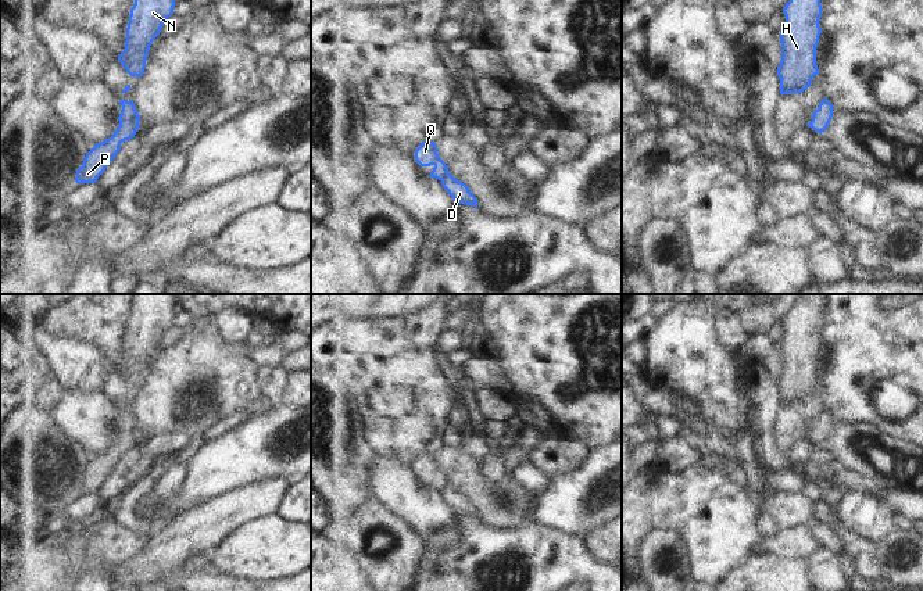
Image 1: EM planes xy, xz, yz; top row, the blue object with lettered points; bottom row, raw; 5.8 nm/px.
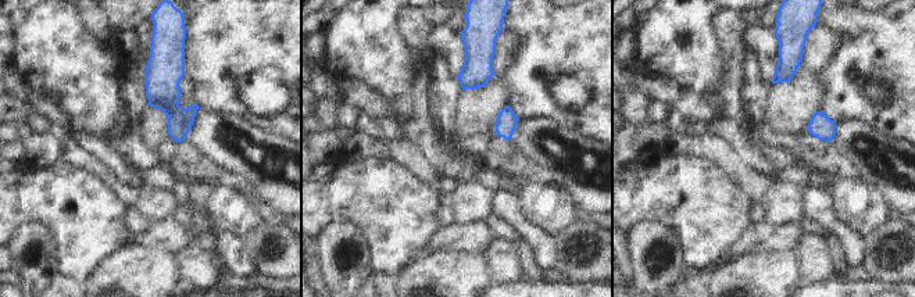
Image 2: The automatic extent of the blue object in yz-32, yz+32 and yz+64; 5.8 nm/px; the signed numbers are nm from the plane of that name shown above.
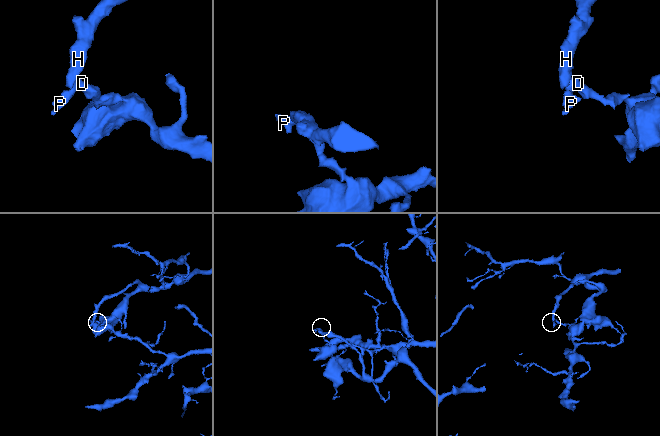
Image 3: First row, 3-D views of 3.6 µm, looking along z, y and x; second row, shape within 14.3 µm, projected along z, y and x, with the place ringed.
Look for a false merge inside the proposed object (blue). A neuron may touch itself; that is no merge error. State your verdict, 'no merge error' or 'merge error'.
merge error

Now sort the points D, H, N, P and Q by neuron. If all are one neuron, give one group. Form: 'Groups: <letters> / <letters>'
Groups: D / H N P Q

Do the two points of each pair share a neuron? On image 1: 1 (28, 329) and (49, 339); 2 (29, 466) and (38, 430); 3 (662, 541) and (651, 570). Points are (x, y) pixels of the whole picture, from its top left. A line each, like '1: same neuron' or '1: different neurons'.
1: same neuron
2: same neuron
3: same neuron

